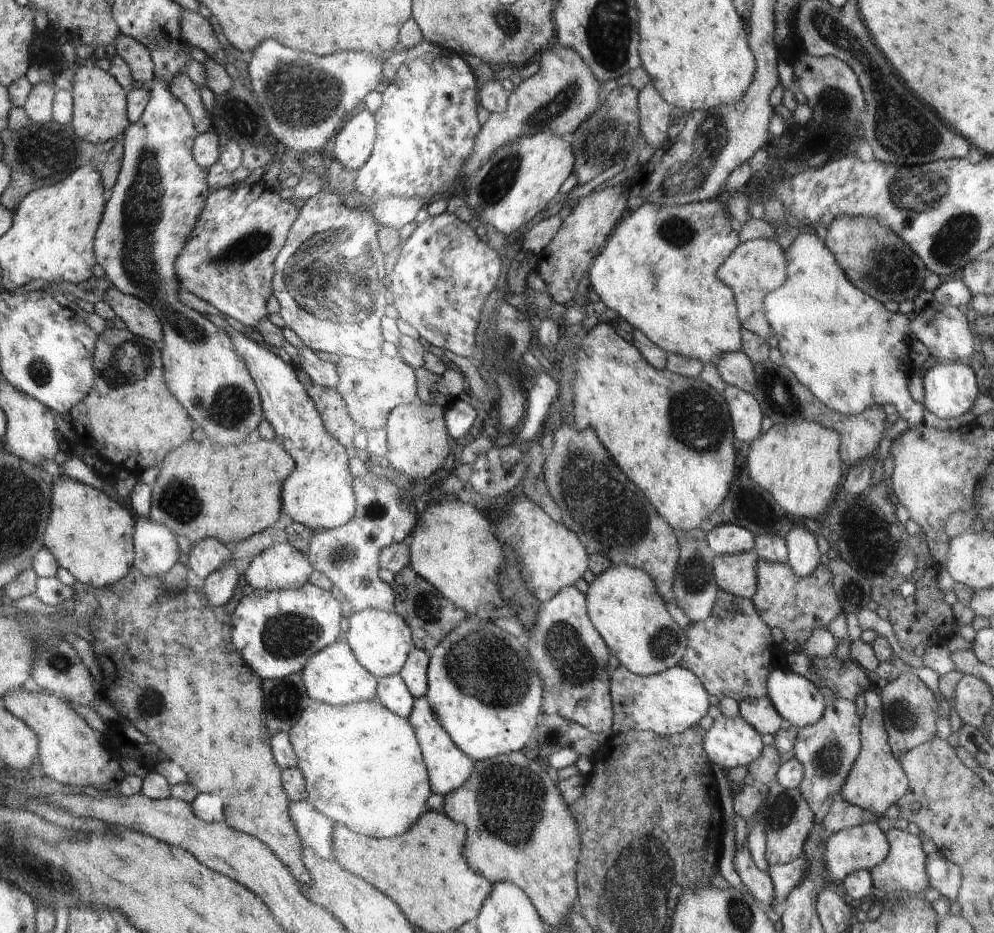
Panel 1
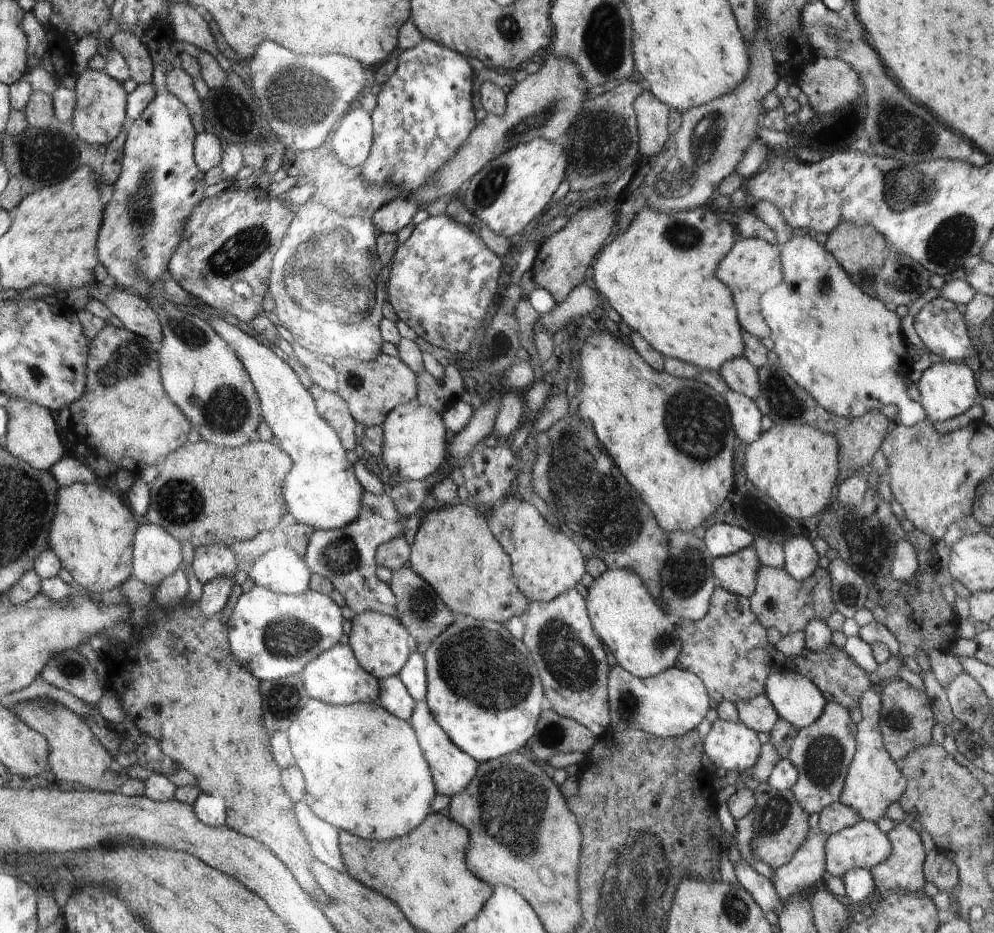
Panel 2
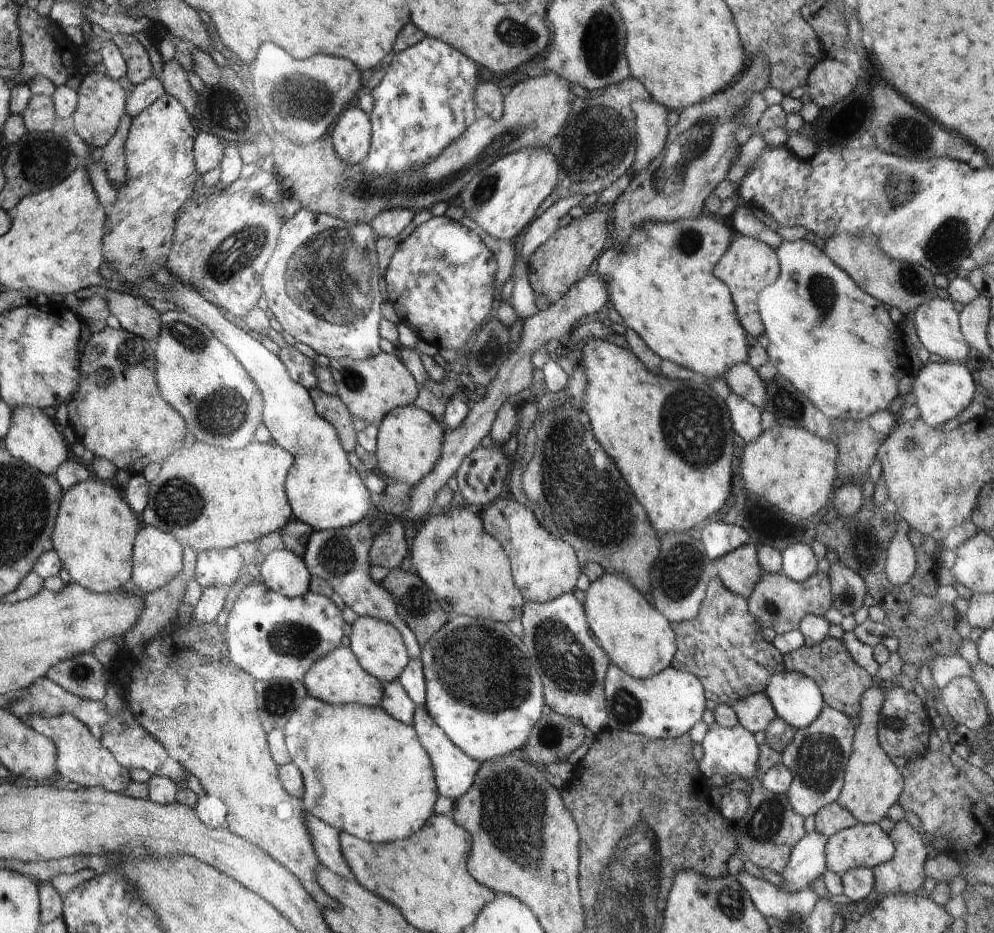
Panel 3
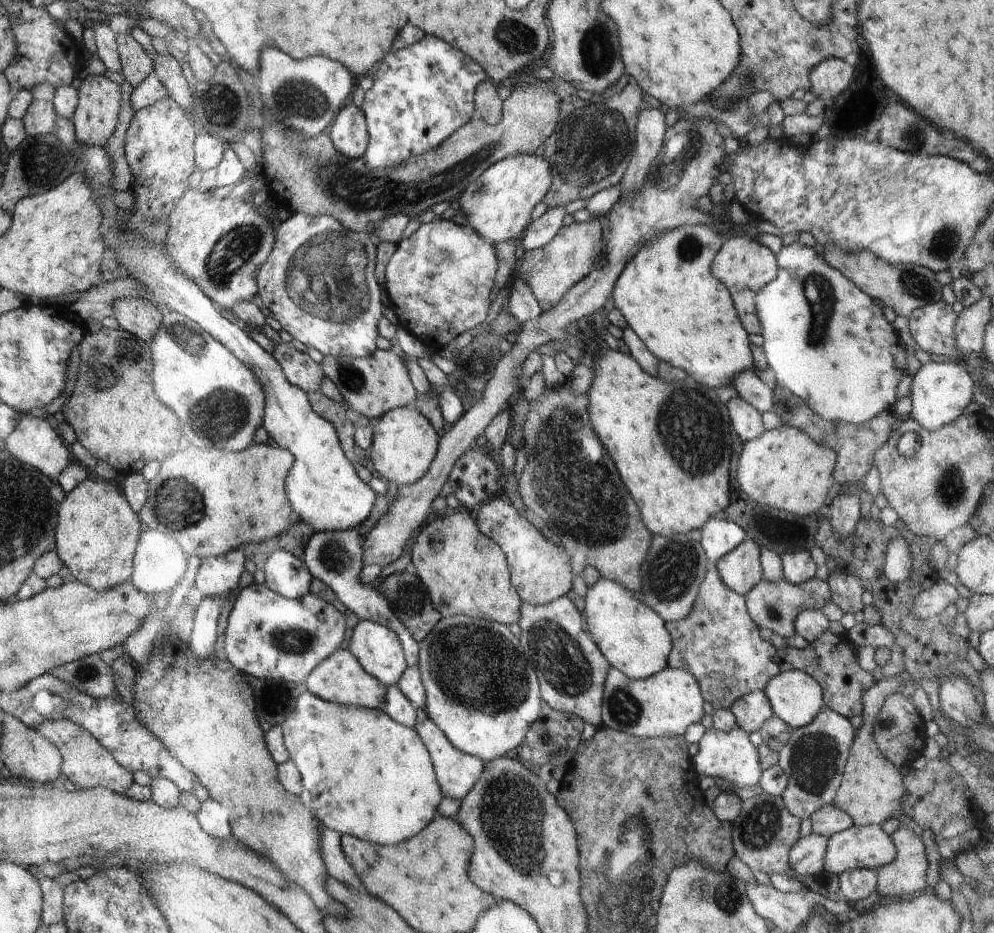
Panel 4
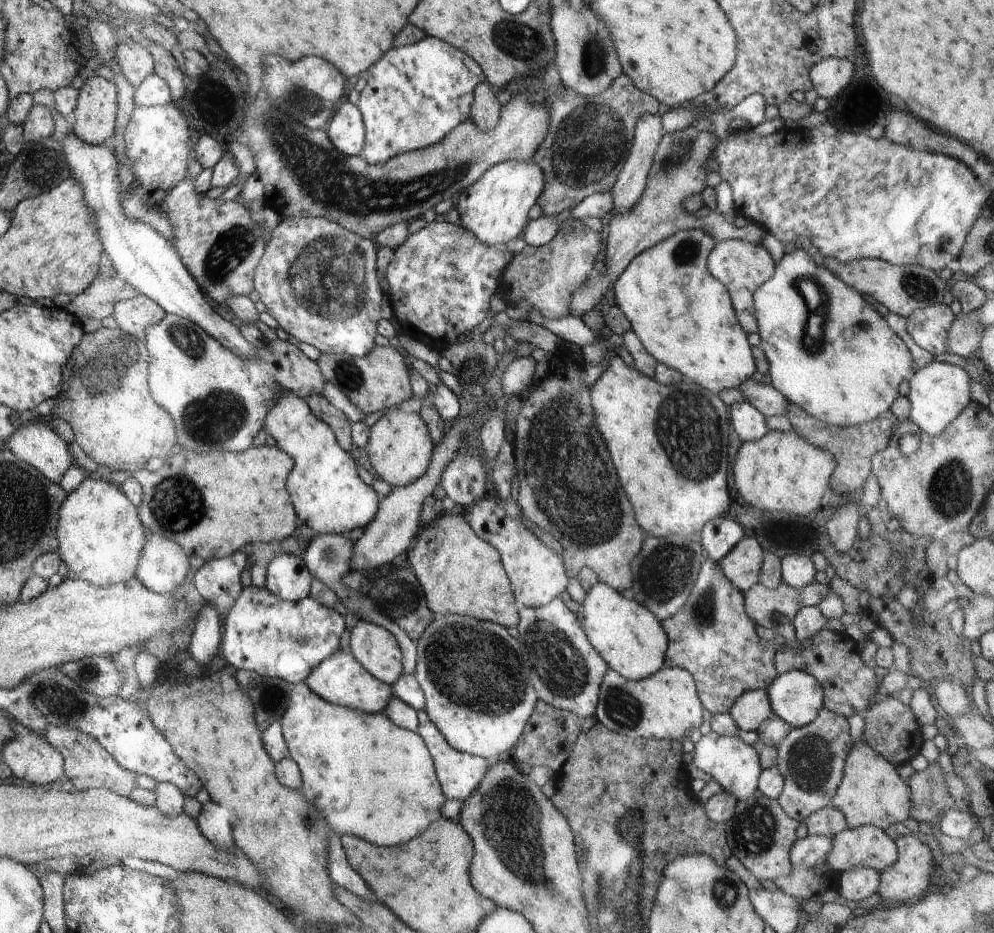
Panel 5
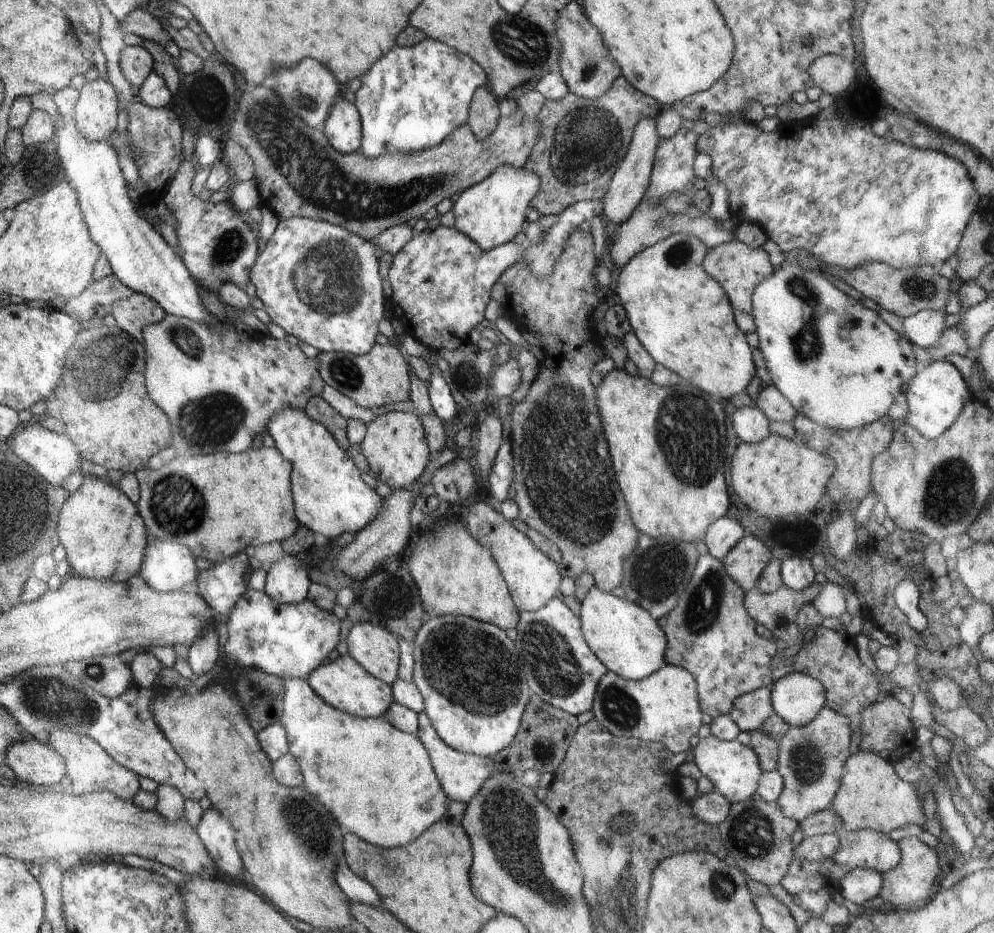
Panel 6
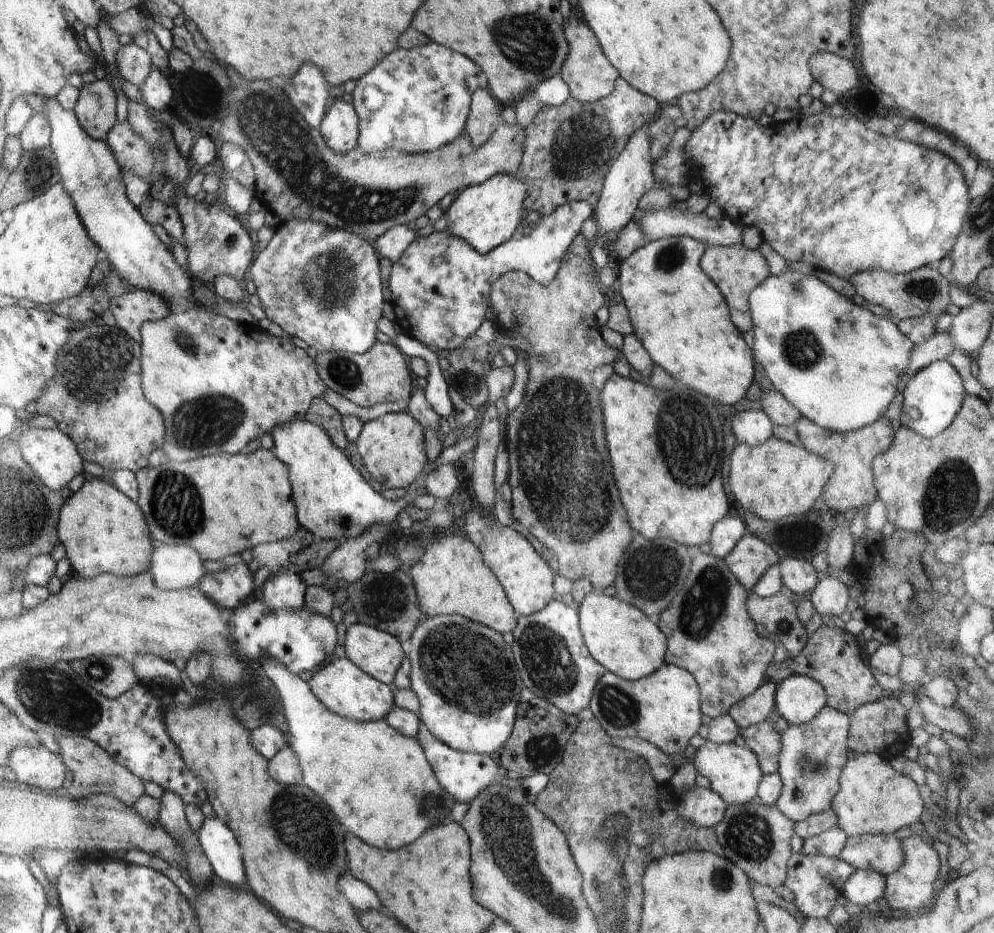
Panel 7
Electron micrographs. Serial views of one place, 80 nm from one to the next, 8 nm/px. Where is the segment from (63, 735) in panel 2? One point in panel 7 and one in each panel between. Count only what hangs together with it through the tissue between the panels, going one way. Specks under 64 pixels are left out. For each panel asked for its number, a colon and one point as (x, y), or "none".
3: (80, 759)
4: (86, 763)
5: (89, 765)
6: (89, 765)
7: (95, 771)

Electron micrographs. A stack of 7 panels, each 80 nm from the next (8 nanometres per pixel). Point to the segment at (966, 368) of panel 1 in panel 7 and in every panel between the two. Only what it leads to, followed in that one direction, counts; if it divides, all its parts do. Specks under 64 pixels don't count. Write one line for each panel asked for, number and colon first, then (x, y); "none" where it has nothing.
2: (947, 389)
3: (942, 390)
4: (940, 392)
5: (939, 392)
6: (936, 395)
7: (933, 395)

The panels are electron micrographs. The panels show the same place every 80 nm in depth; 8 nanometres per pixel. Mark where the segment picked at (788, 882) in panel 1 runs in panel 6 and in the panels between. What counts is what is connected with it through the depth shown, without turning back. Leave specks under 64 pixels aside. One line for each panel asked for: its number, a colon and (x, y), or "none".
2: (806, 869)
3: (806, 863)
4: (807, 857)
5: (811, 851)
6: (816, 848)

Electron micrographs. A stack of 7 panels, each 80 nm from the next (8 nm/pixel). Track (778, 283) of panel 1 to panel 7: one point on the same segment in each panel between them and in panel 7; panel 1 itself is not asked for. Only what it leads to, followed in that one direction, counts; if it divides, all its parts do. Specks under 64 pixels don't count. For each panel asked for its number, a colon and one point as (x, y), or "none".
2: (752, 266)
3: (749, 265)
4: (743, 265)
5: (742, 267)
6: (738, 268)
7: (736, 270)

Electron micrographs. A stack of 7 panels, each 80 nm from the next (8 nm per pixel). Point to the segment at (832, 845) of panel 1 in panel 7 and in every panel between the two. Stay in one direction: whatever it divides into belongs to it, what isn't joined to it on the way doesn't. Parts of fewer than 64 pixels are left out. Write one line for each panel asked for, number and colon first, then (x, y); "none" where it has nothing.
2: (863, 845)
3: (866, 845)
4: (869, 846)
5: (868, 846)
6: (867, 849)
7: (884, 853)

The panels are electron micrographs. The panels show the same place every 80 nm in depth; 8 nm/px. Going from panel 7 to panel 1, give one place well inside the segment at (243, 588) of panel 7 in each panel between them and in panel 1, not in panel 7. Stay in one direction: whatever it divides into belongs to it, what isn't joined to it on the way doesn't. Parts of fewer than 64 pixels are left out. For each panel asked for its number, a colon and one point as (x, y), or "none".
1: (208, 555)
2: (214, 561)
3: (214, 568)
4: (217, 576)
5: (218, 581)
6: (222, 585)

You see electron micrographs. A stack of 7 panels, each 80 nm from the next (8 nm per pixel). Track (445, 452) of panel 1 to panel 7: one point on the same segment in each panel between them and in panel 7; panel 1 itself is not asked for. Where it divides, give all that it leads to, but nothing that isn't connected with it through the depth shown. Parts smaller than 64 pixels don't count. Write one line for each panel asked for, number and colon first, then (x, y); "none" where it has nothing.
2: (415, 443)
3: (409, 441)
4: (405, 443)
5: (400, 449)
6: (395, 446)
7: (392, 446)

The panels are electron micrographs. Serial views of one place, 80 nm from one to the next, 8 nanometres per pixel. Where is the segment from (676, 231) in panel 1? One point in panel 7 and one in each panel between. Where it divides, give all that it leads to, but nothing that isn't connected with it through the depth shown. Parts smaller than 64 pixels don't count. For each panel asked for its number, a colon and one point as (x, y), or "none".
2: (658, 274)
3: (661, 282)
4: (666, 292)
5: (684, 317)
6: (682, 316)
7: (681, 317)

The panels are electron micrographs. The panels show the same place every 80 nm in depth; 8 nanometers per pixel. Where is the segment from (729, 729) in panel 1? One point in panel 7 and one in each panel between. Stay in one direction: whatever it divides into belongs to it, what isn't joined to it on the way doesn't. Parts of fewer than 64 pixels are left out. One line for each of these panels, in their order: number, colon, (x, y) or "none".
2: (730, 745)
3: (733, 751)
4: (730, 757)
5: (734, 764)
6: (734, 769)
7: (734, 772)

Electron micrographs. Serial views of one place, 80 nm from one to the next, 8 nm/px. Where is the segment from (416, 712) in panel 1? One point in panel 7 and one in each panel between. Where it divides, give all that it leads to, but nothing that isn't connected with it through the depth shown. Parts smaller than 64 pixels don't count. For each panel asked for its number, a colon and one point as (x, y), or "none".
2: (452, 769)
3: (455, 771)
4: (456, 772)
5: (458, 773)
6: (461, 775)
7: (464, 775)

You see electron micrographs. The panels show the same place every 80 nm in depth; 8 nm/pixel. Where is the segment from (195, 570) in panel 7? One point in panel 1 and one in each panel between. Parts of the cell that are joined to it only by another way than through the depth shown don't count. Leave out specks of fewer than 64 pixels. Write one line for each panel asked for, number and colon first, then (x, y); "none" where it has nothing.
1: (156, 551)
2: (157, 555)
3: (158, 554)
4: (161, 563)
5: (162, 567)
6: (170, 566)

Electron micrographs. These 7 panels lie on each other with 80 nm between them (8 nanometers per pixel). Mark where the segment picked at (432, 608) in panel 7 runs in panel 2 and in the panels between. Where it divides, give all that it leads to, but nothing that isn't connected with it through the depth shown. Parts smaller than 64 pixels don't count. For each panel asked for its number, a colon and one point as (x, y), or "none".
2: (459, 532)
3: (467, 568)
4: (452, 557)
5: (459, 572)
6: (455, 575)

